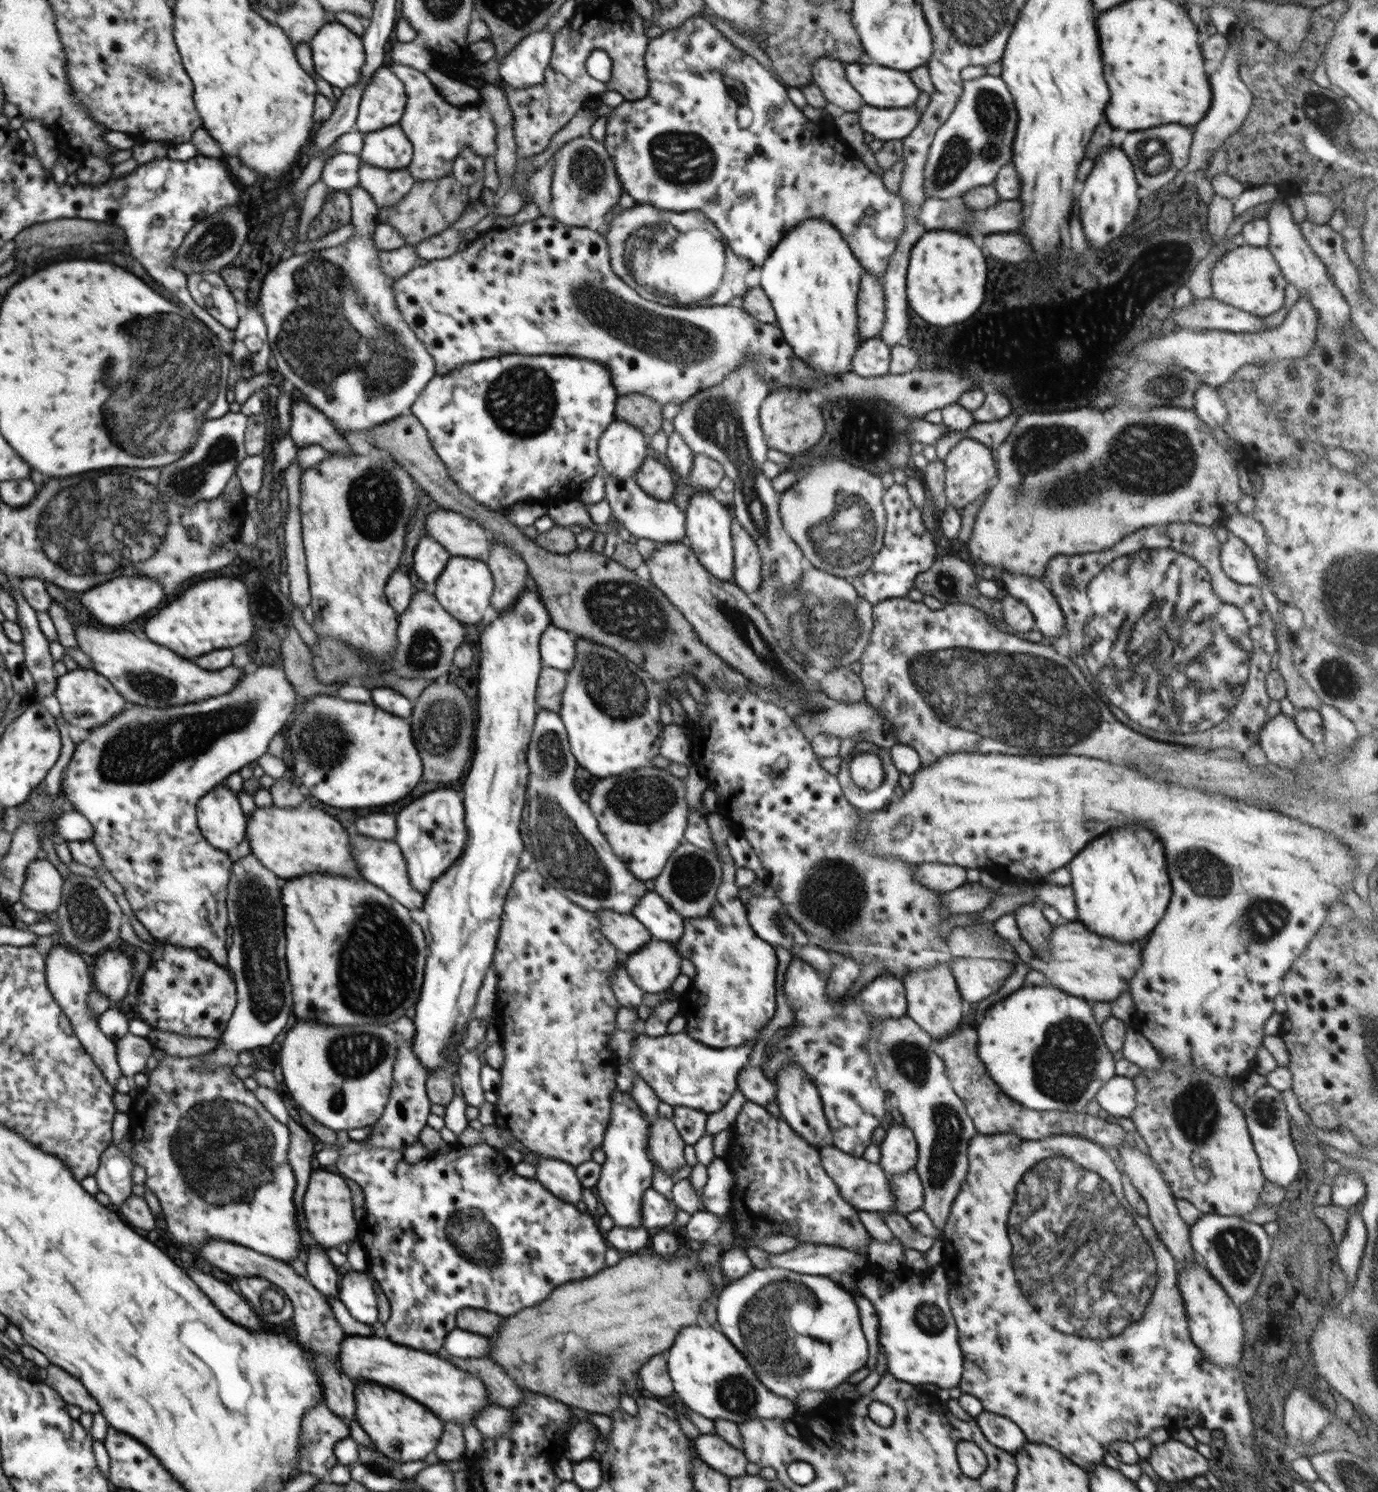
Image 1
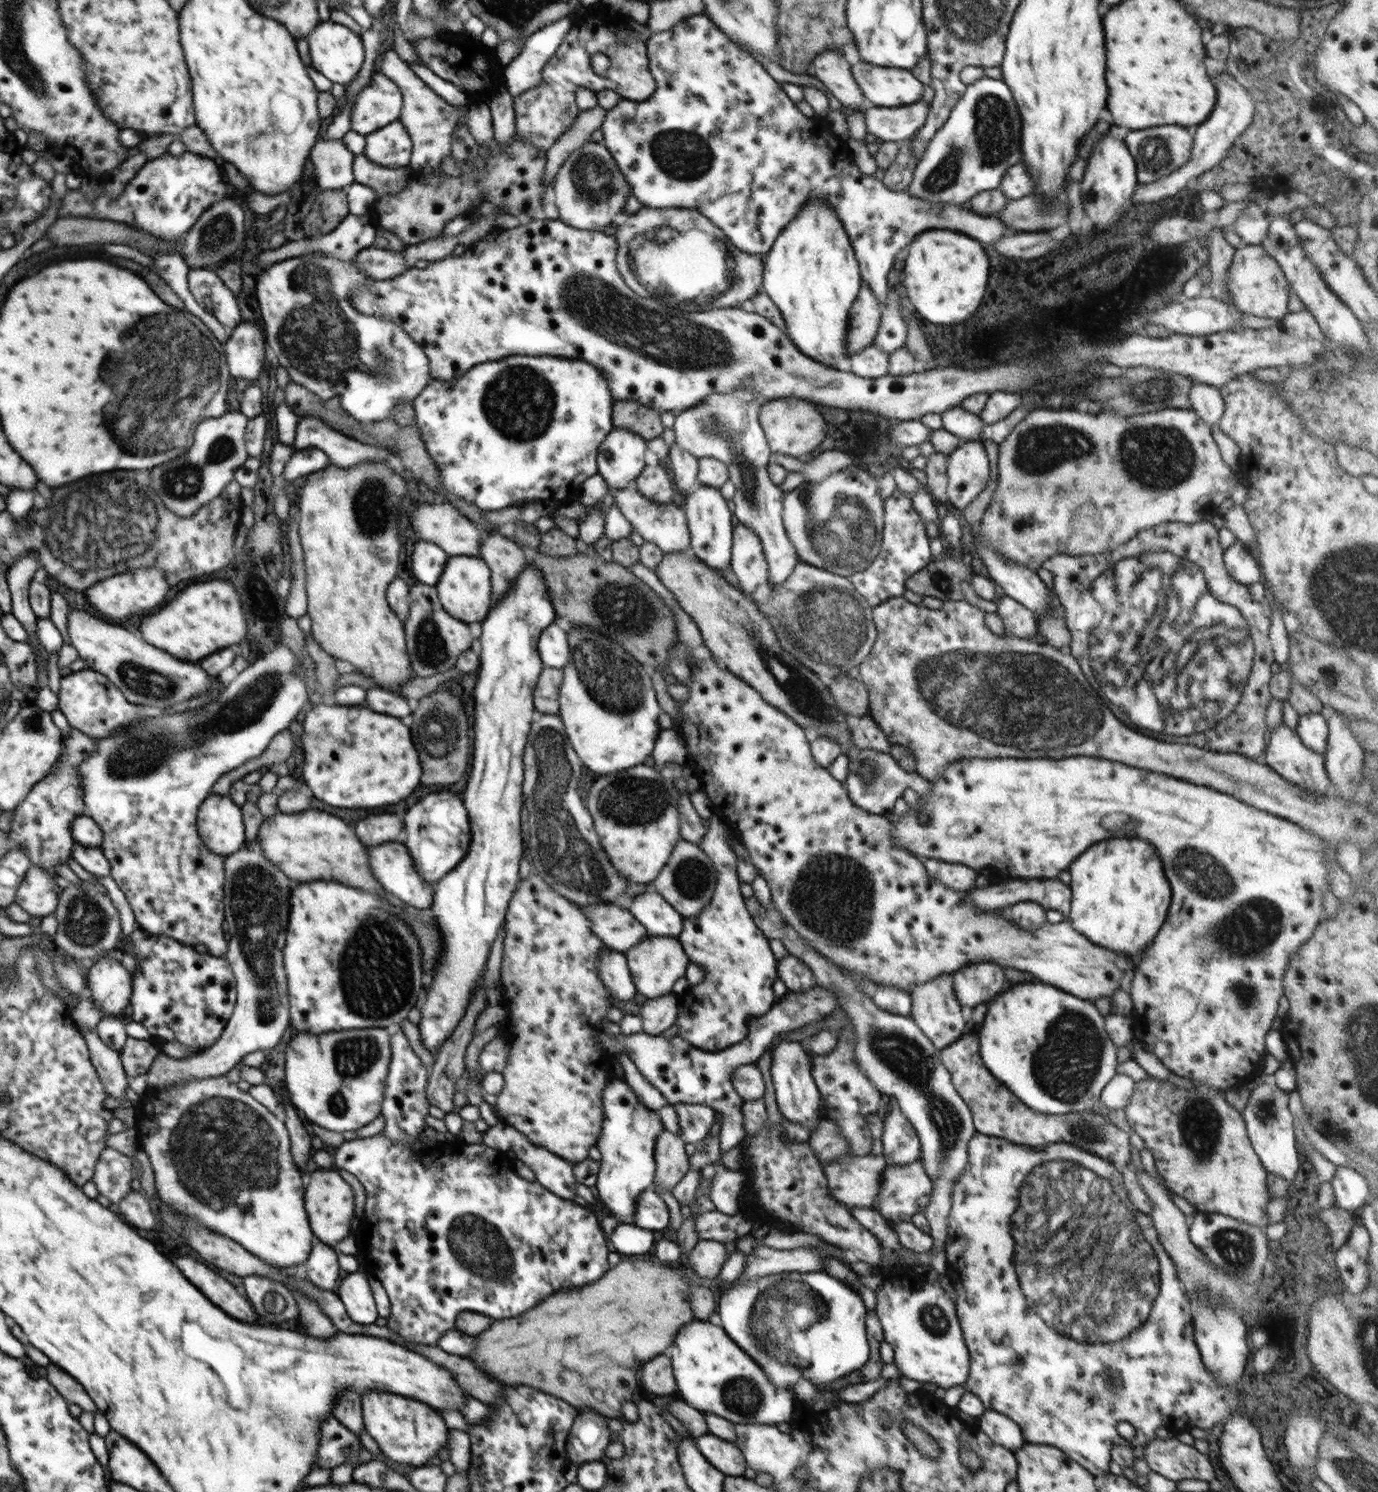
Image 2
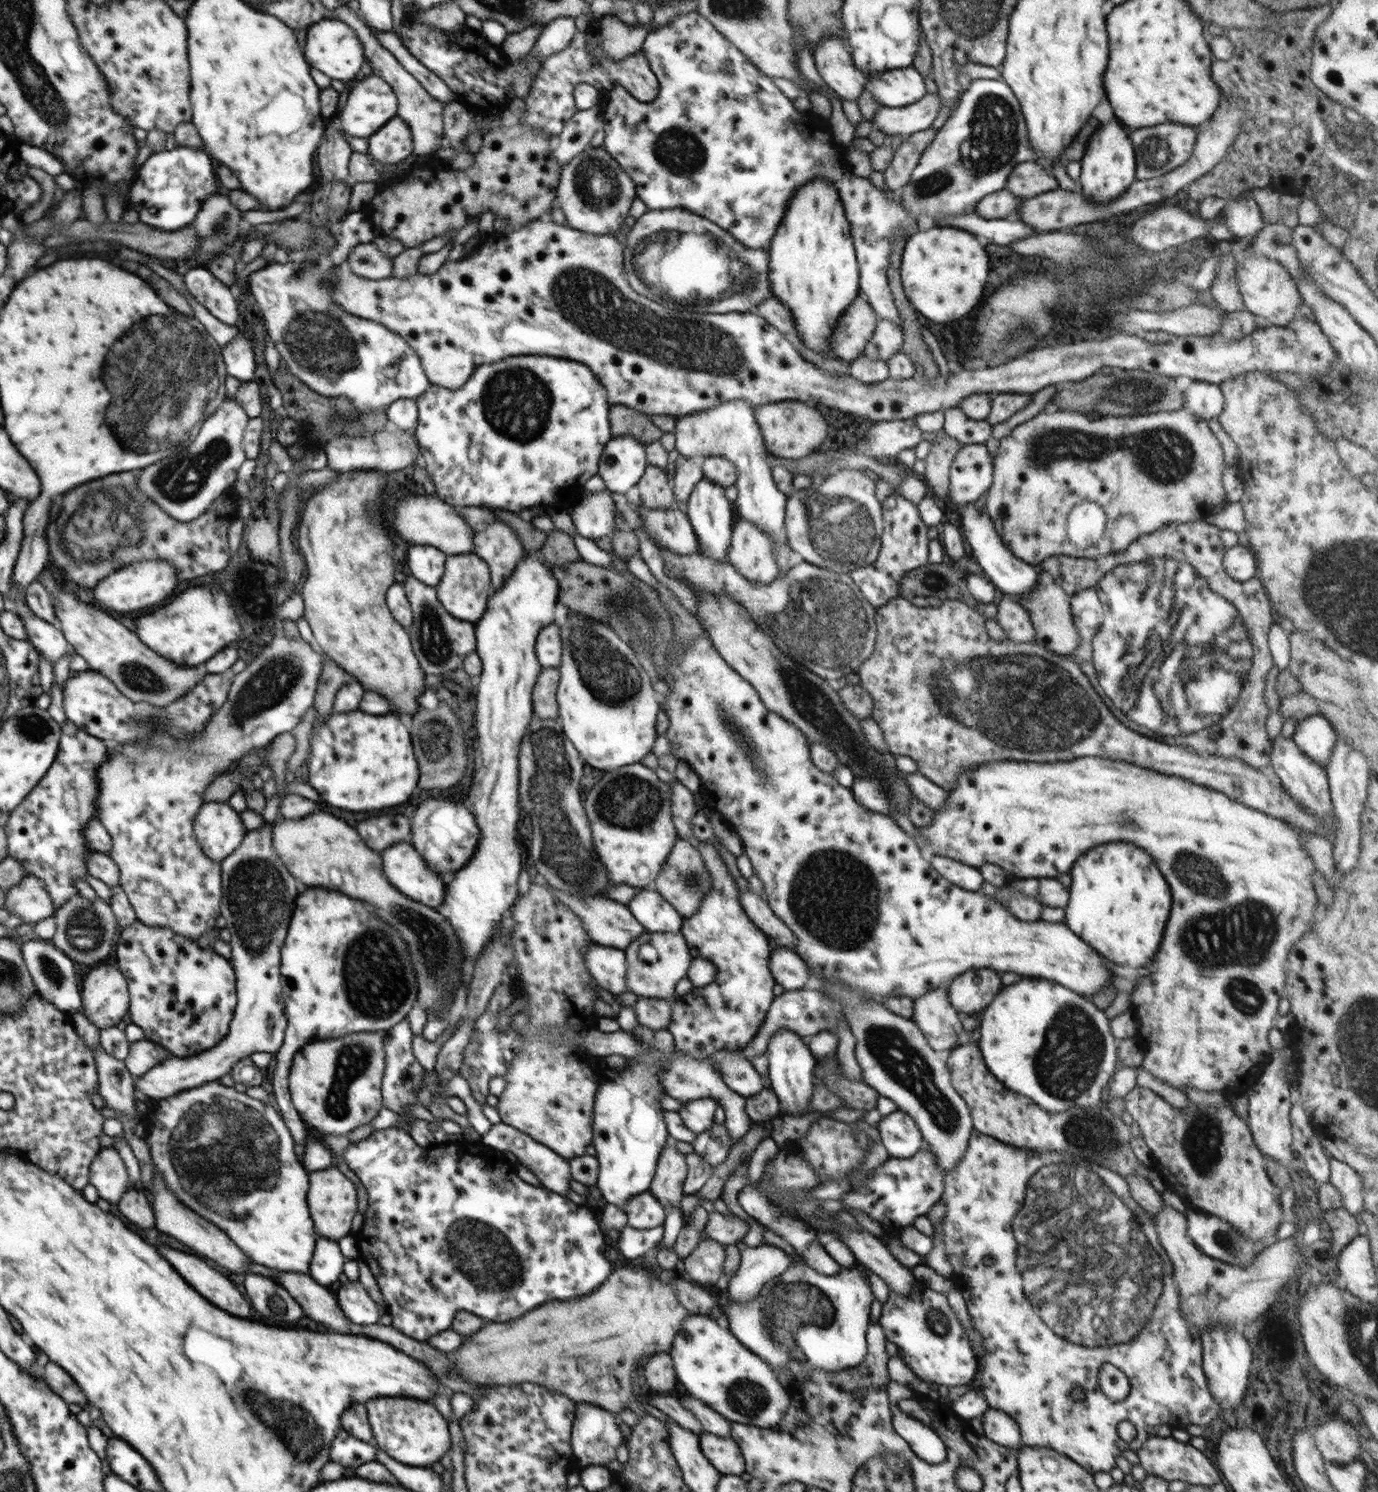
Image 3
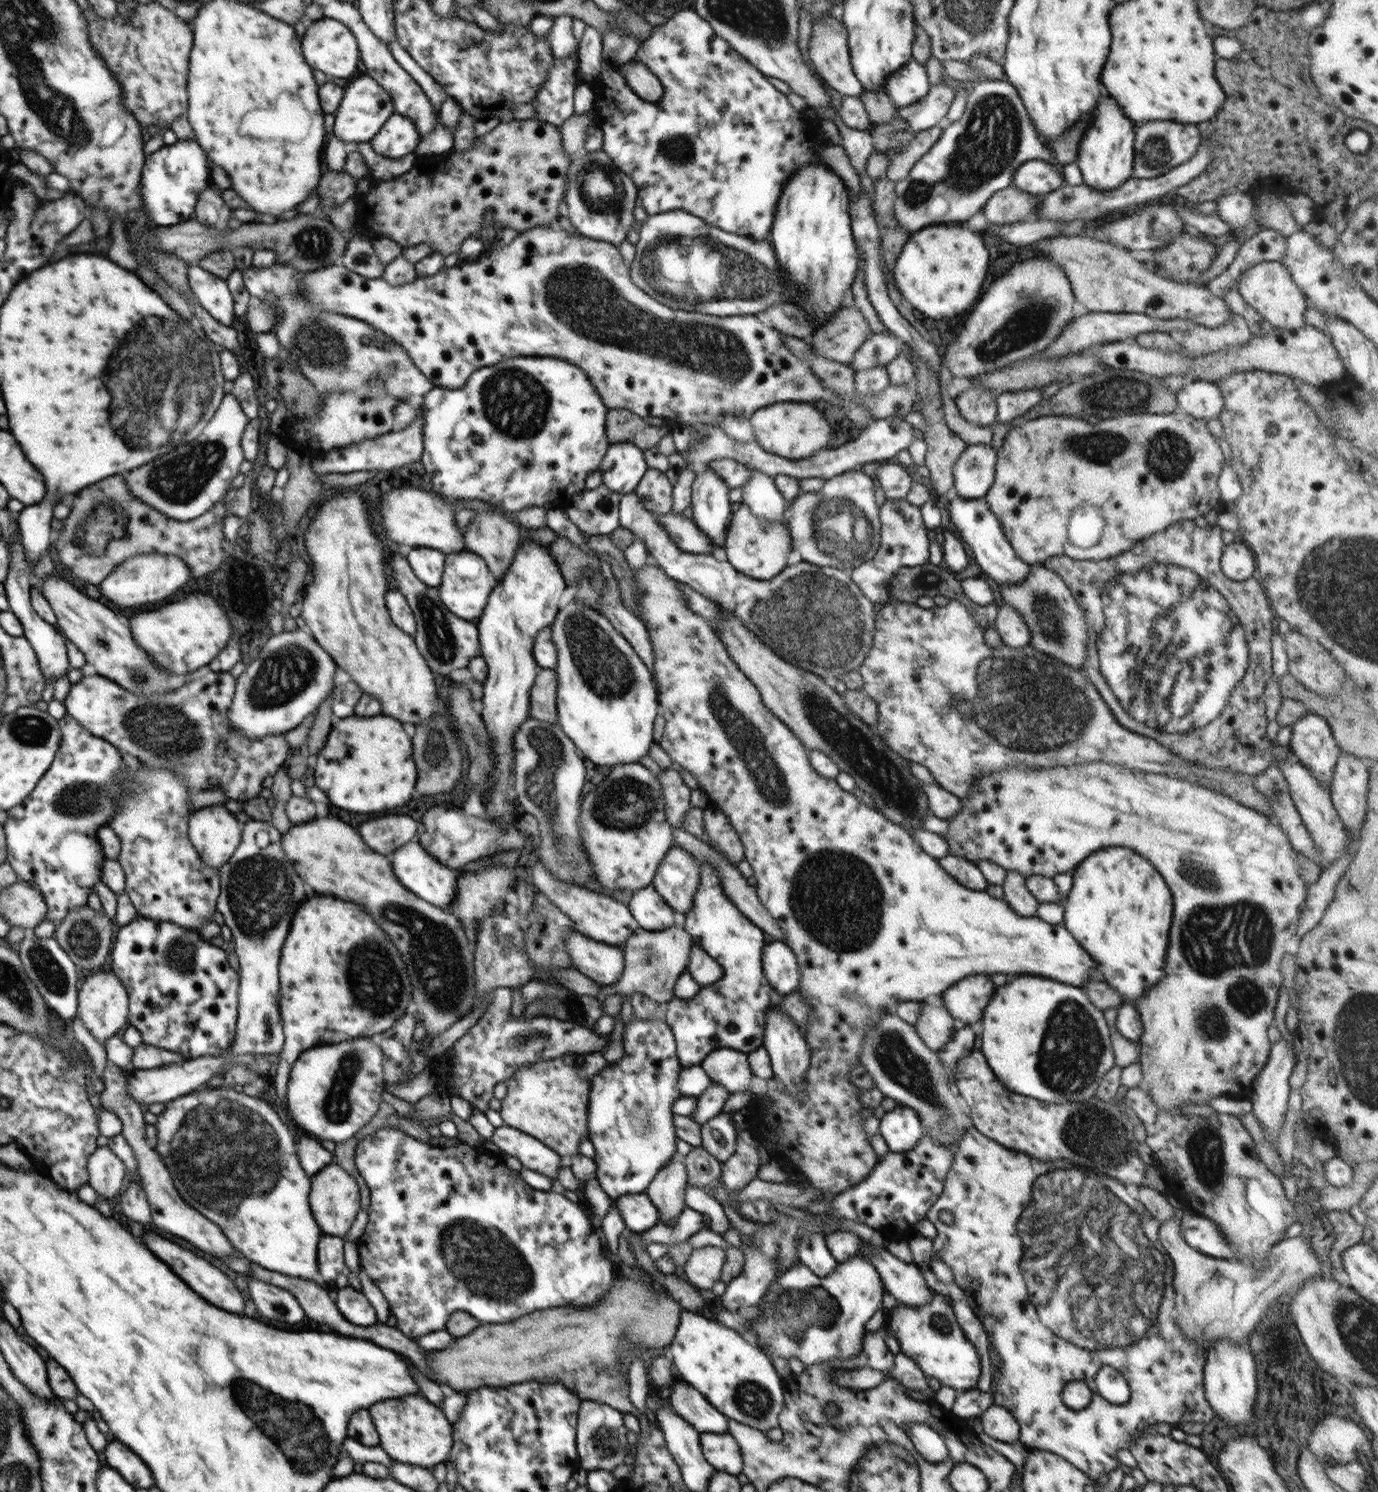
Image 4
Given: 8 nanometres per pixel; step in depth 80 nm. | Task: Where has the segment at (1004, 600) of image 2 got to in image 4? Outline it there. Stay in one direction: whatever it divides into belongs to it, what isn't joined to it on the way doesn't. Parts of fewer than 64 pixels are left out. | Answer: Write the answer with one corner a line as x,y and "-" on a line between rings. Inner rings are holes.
1003,603
994,622
1001,644
1010,648
1022,648
1030,642
1030,631
1022,615
1009,604

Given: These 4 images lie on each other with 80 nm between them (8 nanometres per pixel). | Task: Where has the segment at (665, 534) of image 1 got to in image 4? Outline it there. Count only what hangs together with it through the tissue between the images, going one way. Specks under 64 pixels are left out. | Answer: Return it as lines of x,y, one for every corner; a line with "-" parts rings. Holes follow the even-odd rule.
667,513
657,516
658,522
669,532
676,546
687,553
712,555
713,540
685,513

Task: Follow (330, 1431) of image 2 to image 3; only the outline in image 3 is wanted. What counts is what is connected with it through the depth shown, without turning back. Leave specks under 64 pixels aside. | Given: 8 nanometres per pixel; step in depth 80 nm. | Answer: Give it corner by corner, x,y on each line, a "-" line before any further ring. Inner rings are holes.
343,1428
332,1438
329,1444
329,1457
333,1462
340,1462
345,1467
358,1467
377,1460
378,1446
363,1442

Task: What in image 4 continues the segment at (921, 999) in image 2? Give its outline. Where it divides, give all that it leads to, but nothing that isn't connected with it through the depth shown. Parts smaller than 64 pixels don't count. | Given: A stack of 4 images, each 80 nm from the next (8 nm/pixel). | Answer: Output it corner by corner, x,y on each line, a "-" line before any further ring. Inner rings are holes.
941,997
921,1001
923,1004
920,1018
913,1024
918,1036
926,1046
939,1051
952,1036
954,1018
947,1011

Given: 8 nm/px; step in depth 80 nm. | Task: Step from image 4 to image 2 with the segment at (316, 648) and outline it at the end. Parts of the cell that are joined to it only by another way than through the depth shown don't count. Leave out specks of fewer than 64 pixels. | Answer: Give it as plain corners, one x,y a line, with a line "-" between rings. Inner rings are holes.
278,643
271,651
268,651
263,657
256,659
253,664
249,664
233,682
224,687
220,694
219,701
212,705
205,705
200,711
191,710
186,718
186,714
166,714
162,718
144,722
144,724
134,724
132,727
126,727
122,731
116,731
115,734
96,738
94,746
96,751
80,765
79,773
83,780
83,793
85,794
85,805
87,806
85,814
92,818
100,830
102,830
103,841
100,849
106,855
108,862
111,864
111,877
117,882
120,890
125,894
129,905
132,907
135,919
141,928
150,931
152,934
168,935
185,945
195,946
196,944
205,944
211,955
224,957
228,951
228,942
224,937
222,922
224,916
224,861
226,856
214,854
203,842
199,836
197,828
197,812
200,805
206,797
211,794
211,788
221,776
224,776
230,770
242,766
250,759
258,758
270,741
282,730
299,721
305,713
304,707
309,703
308,688
306,682
297,675
297,656
291,648
284,643

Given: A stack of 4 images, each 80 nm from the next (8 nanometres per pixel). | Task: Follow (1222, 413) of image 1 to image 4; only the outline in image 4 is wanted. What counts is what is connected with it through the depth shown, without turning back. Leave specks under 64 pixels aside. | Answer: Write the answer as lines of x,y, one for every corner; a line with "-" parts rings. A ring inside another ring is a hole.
1194,380
1177,391
1179,410
1197,419
1218,419
1223,396
1217,383

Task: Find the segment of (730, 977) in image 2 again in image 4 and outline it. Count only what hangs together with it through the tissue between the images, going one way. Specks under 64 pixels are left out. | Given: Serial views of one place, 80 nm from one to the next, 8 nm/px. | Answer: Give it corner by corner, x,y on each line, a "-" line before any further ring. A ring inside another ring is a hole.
701,862
700,863
700,884
698,885
698,890
694,893
693,905
691,909
683,916
683,920
681,921
686,929
686,932
690,933
691,941
694,944
699,944
704,952
707,952
716,963
722,969
722,978
716,980
716,982
712,982
712,984
701,986
699,990
699,994
693,996
692,998
684,1001
684,1002
669,1002
668,1010
667,1010
667,1018
666,1022
670,1025
671,1031
675,1036
675,1041
677,1044
677,1057
679,1058
680,1064
682,1066
694,1066
700,1065
701,1062
710,1054
710,1052
718,1050
718,1049
734,1049
745,1053
746,1055
753,1050
759,1048
760,1045
763,1044
763,1036
765,1029
765,1016
767,1013
767,1008
775,1001
776,995
773,988
770,986
768,979
764,974
764,963
762,963
762,949
766,944
766,940
764,939
765,934
763,930
756,926
751,920
748,920
736,905
728,898
728,895
722,890
721,880
717,877
716,869
709,862

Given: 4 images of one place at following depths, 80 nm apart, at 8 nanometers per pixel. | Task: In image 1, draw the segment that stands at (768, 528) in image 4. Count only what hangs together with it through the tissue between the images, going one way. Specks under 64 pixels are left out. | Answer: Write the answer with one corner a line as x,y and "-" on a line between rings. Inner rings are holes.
735,518
731,522
735,583
745,592
759,590
762,583
762,561
756,542

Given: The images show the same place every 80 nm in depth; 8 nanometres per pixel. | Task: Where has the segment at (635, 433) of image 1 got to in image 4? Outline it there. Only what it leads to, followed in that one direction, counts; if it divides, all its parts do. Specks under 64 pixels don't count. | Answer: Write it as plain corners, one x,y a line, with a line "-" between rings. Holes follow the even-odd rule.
618,442
609,445
598,469
606,488
626,495
635,493
649,468
643,450
631,442

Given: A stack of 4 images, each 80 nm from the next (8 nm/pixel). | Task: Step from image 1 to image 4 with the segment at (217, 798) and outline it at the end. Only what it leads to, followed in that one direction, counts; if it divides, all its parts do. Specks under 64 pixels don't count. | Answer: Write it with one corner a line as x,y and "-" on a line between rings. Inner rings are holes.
222,804
194,810
188,820
188,837
204,864
220,869
235,853
243,824

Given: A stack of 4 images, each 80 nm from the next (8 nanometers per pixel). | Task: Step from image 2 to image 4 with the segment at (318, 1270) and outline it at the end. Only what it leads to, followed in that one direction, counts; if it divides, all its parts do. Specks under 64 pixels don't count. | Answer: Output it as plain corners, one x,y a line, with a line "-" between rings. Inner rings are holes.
322,1234
317,1248
319,1282
335,1280
338,1274
349,1274
344,1263
344,1238

